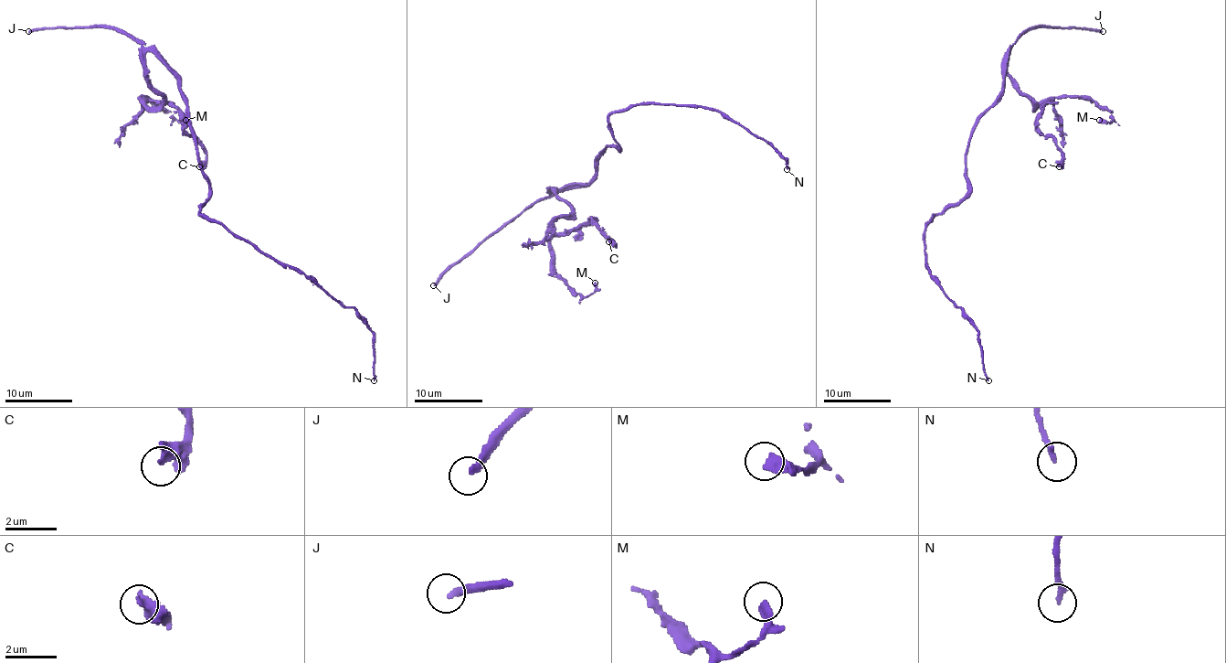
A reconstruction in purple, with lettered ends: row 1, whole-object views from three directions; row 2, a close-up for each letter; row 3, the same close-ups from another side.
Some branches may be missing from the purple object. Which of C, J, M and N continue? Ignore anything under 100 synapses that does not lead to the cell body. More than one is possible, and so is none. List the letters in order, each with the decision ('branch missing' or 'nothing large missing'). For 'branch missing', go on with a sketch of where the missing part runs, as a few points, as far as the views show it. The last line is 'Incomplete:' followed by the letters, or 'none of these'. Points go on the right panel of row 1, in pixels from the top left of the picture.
C: nothing large missing
J: branch missing
M: nothing large missing
N: nothing large missing
Incomplete: J

